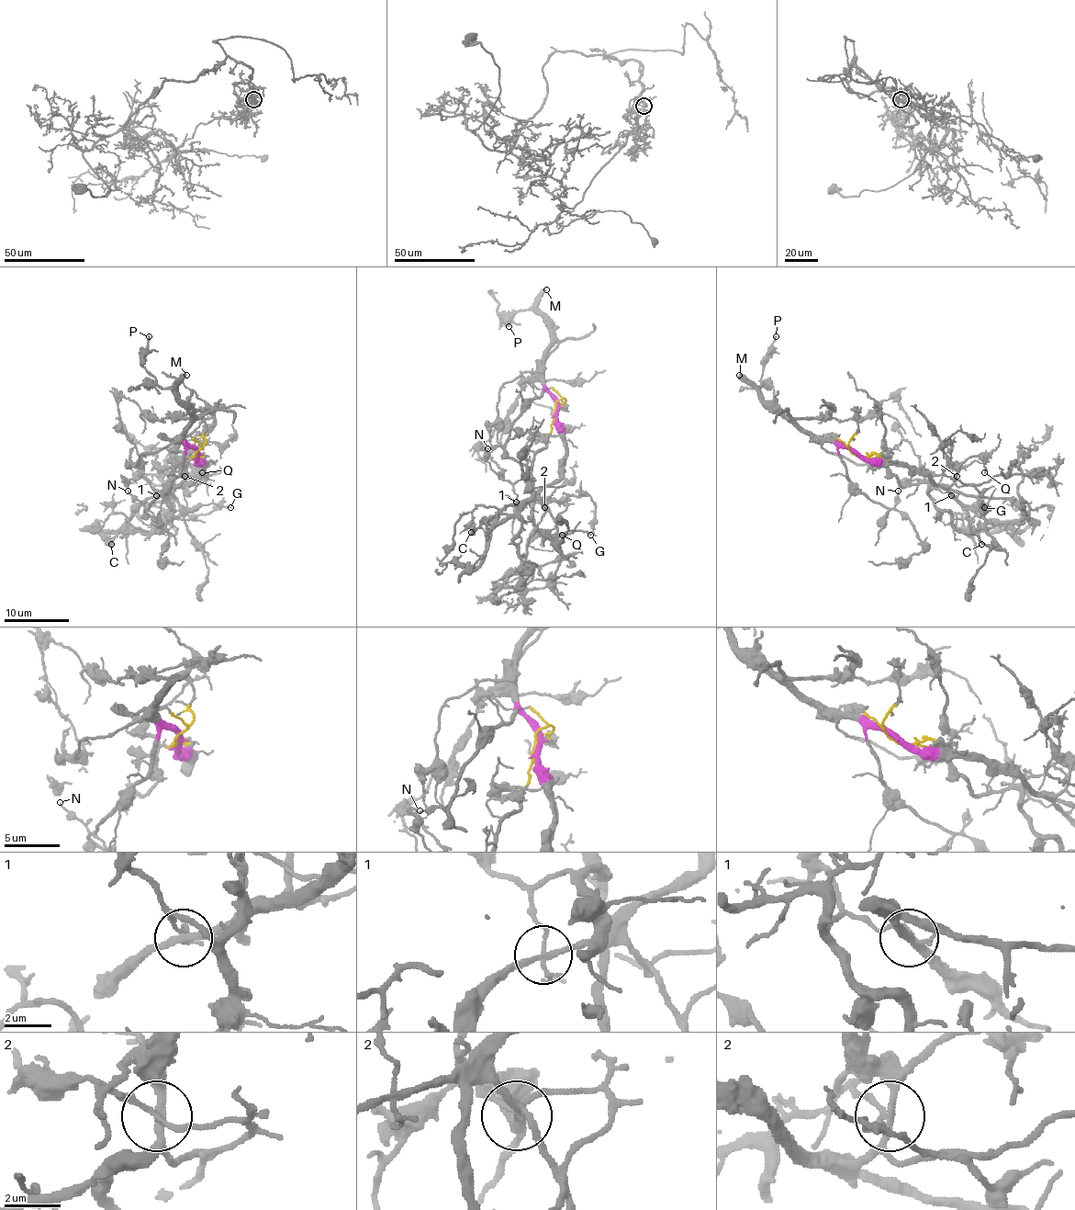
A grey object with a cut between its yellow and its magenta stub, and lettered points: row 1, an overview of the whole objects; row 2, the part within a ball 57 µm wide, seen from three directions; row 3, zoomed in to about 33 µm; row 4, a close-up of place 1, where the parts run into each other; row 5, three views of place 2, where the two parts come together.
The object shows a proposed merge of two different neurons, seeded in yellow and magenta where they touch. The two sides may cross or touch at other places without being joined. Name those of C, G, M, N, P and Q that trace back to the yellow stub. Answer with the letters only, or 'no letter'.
no letter

